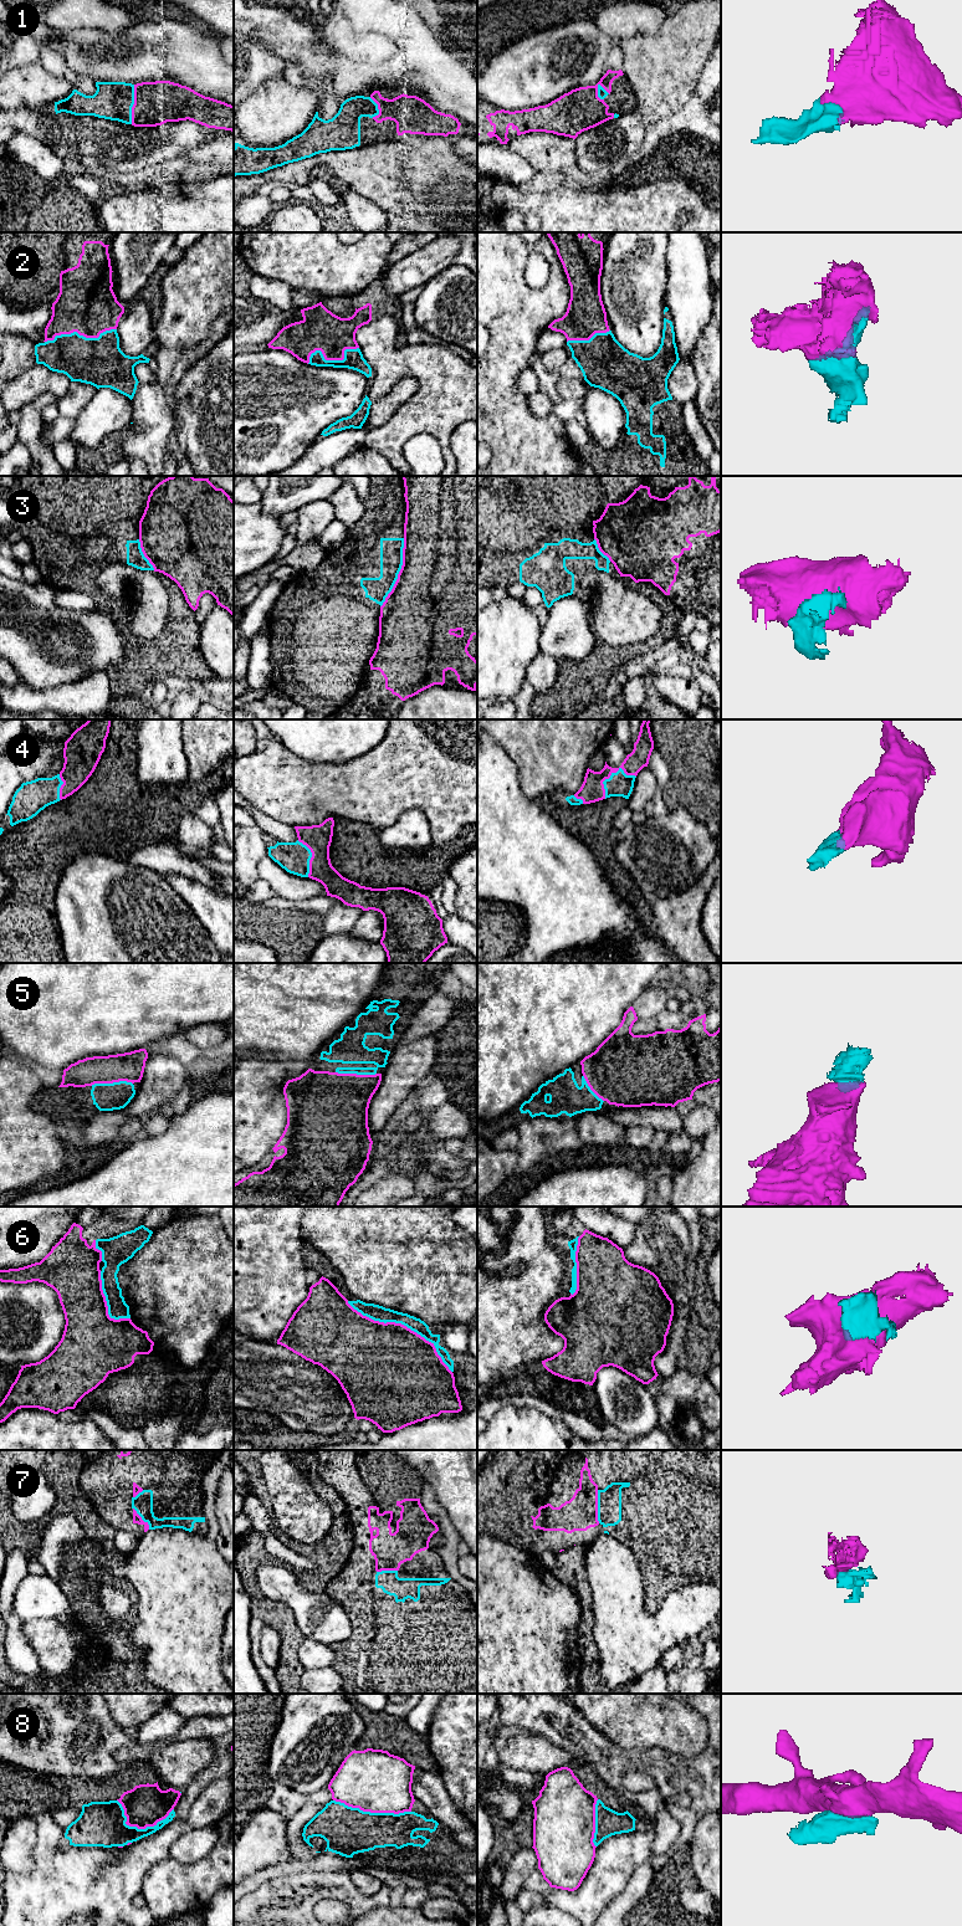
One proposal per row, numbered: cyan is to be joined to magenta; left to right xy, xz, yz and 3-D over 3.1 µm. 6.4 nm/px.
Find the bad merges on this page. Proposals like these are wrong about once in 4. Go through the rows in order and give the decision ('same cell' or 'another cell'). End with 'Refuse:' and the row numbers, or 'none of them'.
1: same cell
2: same cell
3: another cell
4: same cell
5: same cell
6: another cell
7: same cell
8: another cell
Refuse: 3, 6, 8

